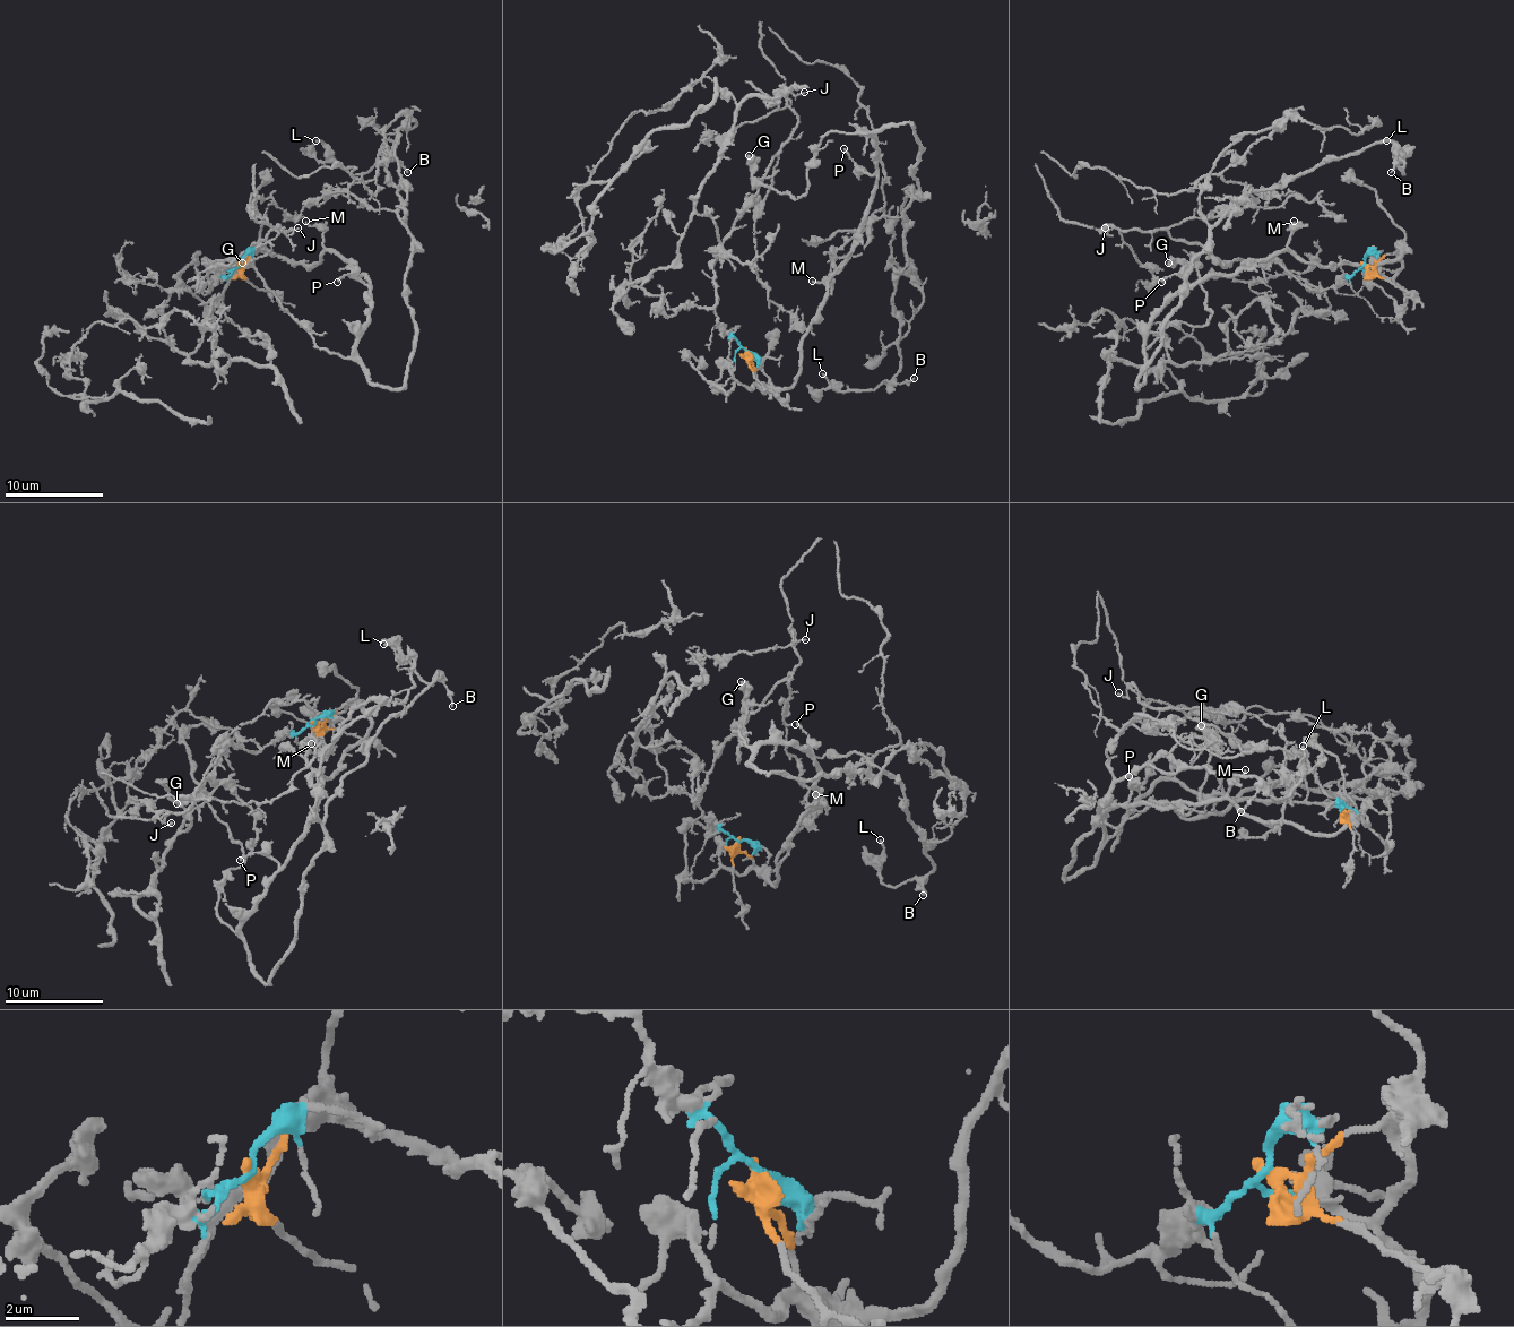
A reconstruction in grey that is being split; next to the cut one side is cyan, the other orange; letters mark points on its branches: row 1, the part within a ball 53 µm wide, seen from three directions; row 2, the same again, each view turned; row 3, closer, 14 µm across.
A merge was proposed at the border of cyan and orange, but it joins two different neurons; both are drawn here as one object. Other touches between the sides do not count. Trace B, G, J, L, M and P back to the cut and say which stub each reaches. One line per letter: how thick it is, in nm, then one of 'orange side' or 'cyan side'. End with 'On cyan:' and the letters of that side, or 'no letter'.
B: calibre 140 nm; orange side
G: calibre 600 nm; orange side
J: calibre 130 nm; cyan side
L: calibre 170 nm; orange side
M: calibre 160 nm; orange side
P: calibre 170 nm; orange side
On cyan: J

